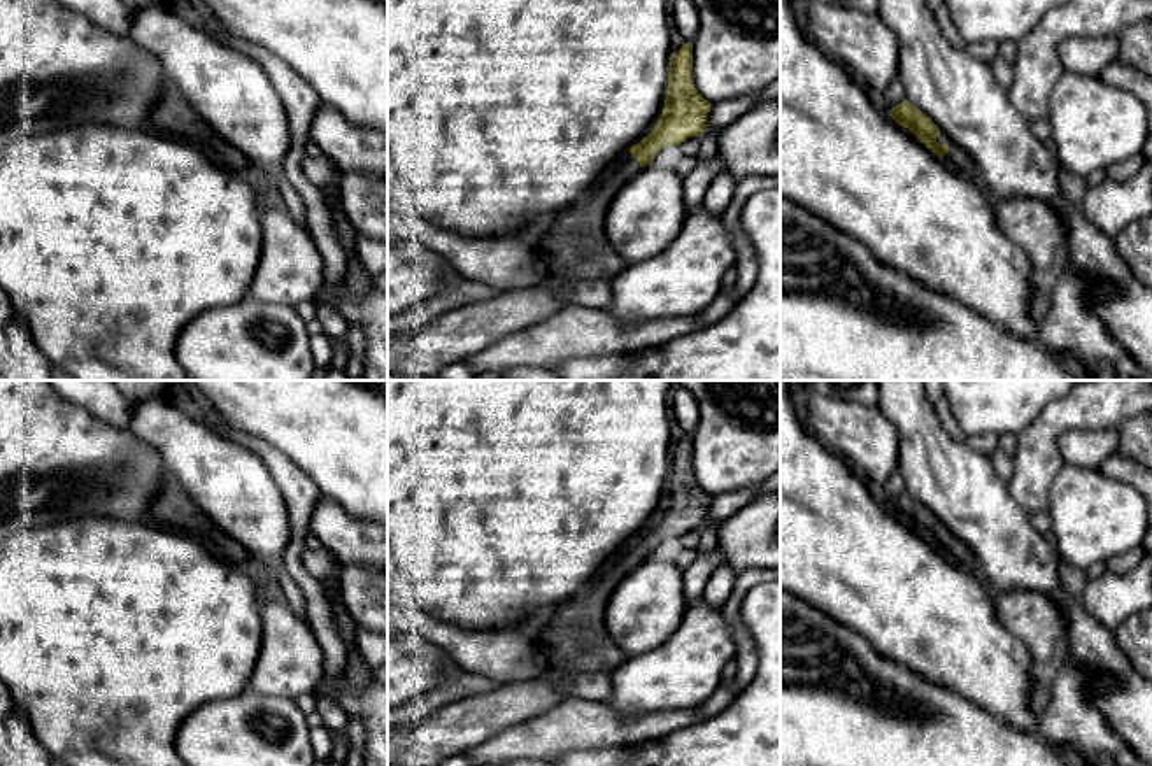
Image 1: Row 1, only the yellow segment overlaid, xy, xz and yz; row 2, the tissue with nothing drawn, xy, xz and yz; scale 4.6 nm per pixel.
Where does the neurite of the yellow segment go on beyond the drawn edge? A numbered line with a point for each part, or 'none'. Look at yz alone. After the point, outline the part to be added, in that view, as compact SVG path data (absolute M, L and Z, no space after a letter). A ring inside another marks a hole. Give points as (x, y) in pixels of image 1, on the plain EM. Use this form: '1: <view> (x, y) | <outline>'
1: yz (958, 553) | M942 522L940 528L936 529L936 536L949 538L949 545L942 550L942 554L954 563L956 566L973 571L977 575L982 575L982 566L978 559L975 557L973 550L961 542L954 533L950 533Z

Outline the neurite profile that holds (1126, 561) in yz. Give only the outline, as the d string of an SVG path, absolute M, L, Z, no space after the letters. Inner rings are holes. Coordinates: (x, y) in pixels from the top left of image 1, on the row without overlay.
M1141 545L1127 552L1117 554L1106 561L1108 571L1119 573L1119 575L1127 573L1138 566L1138 563L1143 559L1145 554L1147 552Z

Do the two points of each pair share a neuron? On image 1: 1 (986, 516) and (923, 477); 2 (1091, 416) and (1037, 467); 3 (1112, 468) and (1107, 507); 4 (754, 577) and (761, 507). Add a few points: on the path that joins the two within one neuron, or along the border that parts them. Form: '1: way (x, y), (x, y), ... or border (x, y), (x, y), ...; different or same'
1: way (970, 500), (956, 486), (938, 486); same
2: way (1072, 416), (1066, 416), (1037, 447); same
3: border (1096, 468), (1133, 488); different
4: border (761, 568), (744, 568), (739, 574); different

